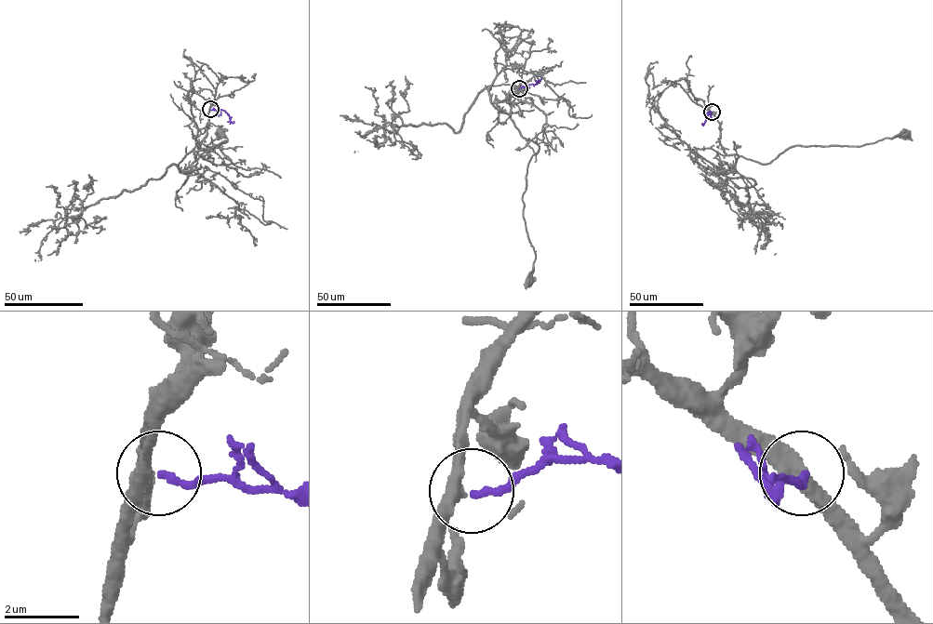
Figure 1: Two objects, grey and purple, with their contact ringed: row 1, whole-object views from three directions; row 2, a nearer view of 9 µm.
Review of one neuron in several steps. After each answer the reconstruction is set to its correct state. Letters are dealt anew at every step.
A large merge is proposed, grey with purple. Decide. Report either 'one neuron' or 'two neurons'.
one neuron

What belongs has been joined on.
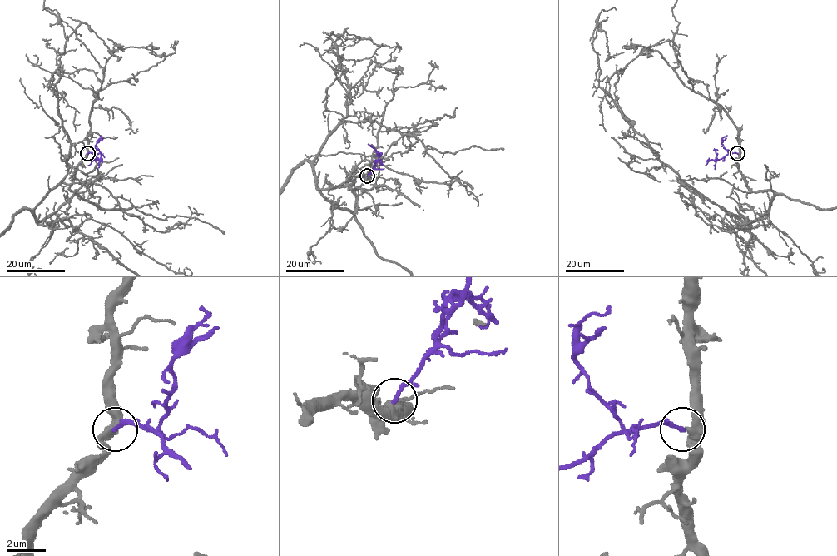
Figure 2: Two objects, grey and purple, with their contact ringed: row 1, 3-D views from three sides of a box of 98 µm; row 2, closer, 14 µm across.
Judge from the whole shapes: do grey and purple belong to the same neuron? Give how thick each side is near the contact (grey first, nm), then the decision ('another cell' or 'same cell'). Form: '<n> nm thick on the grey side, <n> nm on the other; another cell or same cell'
400 nm thick on the grey side, 220 nm on the other; same cell

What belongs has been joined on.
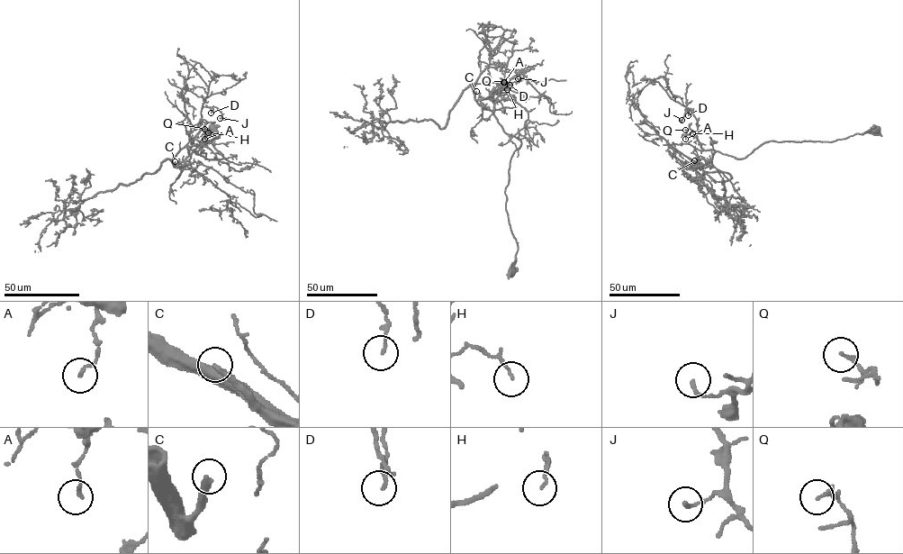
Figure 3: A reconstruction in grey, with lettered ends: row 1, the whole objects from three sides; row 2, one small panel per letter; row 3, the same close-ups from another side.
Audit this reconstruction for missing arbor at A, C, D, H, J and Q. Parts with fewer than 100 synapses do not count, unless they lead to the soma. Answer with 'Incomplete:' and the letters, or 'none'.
Incomplete: C

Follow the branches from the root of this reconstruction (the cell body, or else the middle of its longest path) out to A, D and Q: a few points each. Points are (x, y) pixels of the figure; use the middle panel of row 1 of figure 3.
A: (512, 270), (518, 244), (505, 189), (510, 158), (521, 141), (504, 131), (493, 113), (491, 99), (504, 82)
D: (512, 270), (518, 244), (505, 189), (510, 158), (521, 141), (504, 131), (491, 99), (510, 85)
Q: (512, 270), (518, 244), (505, 189), (510, 158), (521, 141), (504, 131), (493, 113), (491, 99), (503, 82)

